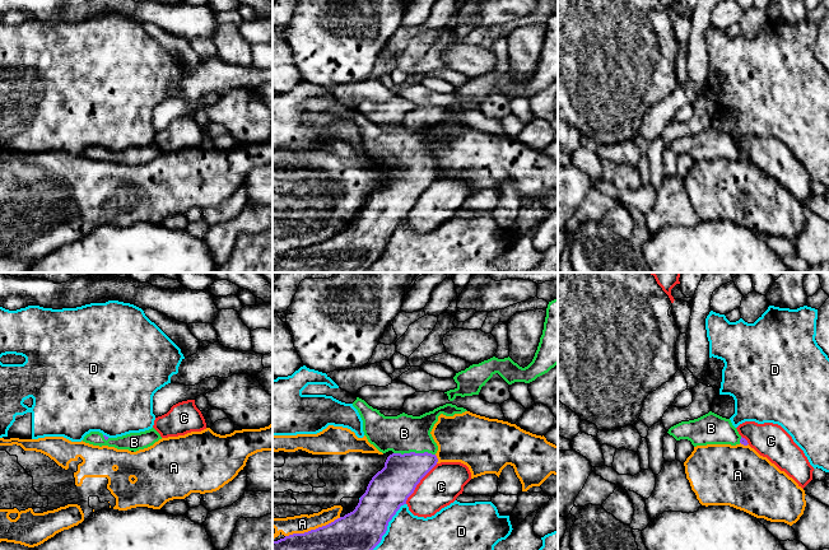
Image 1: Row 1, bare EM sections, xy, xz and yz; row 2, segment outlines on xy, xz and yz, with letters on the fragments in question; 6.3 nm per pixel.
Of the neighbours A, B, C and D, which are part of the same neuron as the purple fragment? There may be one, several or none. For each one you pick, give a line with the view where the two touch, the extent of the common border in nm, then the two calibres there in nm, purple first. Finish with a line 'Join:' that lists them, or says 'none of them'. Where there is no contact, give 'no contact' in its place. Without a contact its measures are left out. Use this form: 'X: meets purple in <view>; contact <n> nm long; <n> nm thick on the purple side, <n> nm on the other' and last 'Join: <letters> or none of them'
B: meets purple in xz; contact 260 nm long; 240 nm thick on the purple side, 240 nm on the other
Join: B

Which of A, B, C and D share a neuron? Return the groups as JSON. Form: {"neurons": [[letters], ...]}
{"neurons": [["A"], ["B"], ["C"], ["D"]]}

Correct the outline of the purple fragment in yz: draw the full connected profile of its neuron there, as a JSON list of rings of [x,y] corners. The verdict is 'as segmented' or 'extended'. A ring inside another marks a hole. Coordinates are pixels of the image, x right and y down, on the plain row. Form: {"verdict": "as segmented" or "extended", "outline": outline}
{"verdict": "extended", "outline": [[[712,126],[694,135],[681,136],[671,141],[667,148],[676,155],[690,155],[694,162],[707,159],[749,159],[739,149],[730,134]]]}

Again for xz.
{"verdict": "extended", "outline": [[[359,112],[353,121],[363,135],[363,146],[368,157],[382,168],[388,166],[393,168],[387,172],[385,182],[372,192],[353,227],[316,244],[293,248],[278,256],[273,255],[273,272],[367,272],[381,257],[388,237],[400,222],[406,219],[420,195],[437,180],[438,160],[430,146],[438,131],[441,129],[453,131],[467,126],[464,122],[446,118],[420,131],[405,127],[397,131],[385,131]]]}

